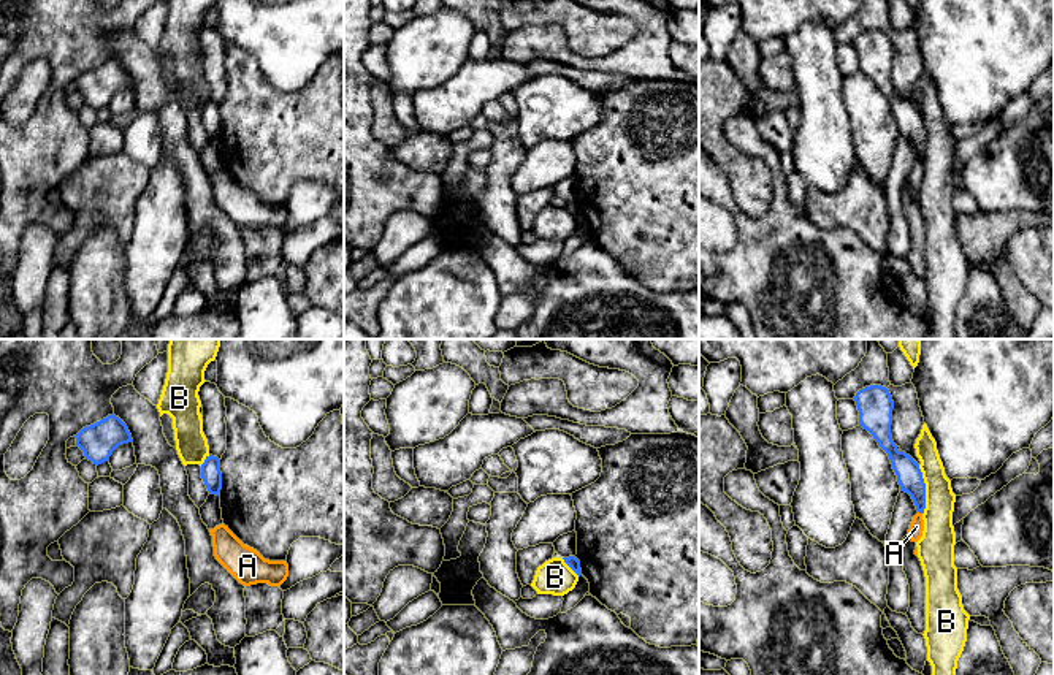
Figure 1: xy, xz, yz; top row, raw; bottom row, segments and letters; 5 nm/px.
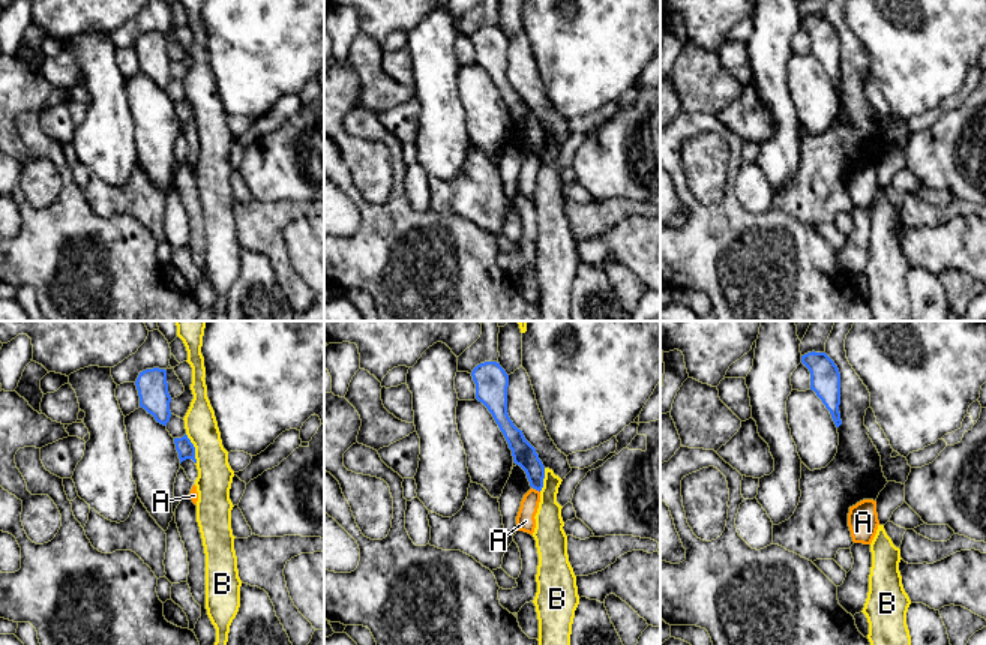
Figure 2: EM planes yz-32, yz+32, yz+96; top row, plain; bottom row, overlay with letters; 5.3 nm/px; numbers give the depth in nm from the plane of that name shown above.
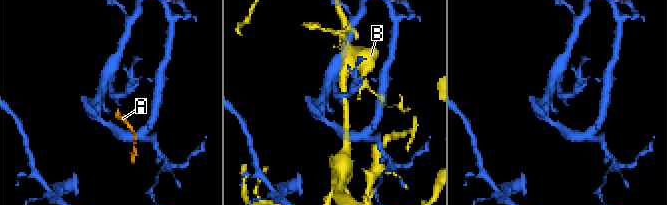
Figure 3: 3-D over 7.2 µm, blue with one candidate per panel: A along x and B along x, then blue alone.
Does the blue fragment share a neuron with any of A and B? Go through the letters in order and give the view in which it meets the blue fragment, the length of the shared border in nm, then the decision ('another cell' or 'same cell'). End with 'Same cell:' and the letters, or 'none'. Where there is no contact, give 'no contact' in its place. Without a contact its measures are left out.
A: contact in yz; length 30 nm; another cell
B: contact in yz; length 260 nm; another cell
Same cell: none

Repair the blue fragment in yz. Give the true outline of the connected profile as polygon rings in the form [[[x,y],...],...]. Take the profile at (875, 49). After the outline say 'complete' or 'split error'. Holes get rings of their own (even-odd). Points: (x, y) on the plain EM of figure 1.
[[[870,30],[859,35],[854,46],[859,55],[859,71],[867,74],[888,98],[900,130],[900,136],[908,138],[916,155],[924,158],[926,128],[919,109],[905,97],[899,97],[892,86],[891,70],[894,46],[889,35],[881,30]]] | complete

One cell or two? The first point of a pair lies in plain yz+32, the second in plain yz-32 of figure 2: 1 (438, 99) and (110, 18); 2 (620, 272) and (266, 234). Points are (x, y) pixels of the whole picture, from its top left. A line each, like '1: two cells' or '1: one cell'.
1: two cells
2: one cell

